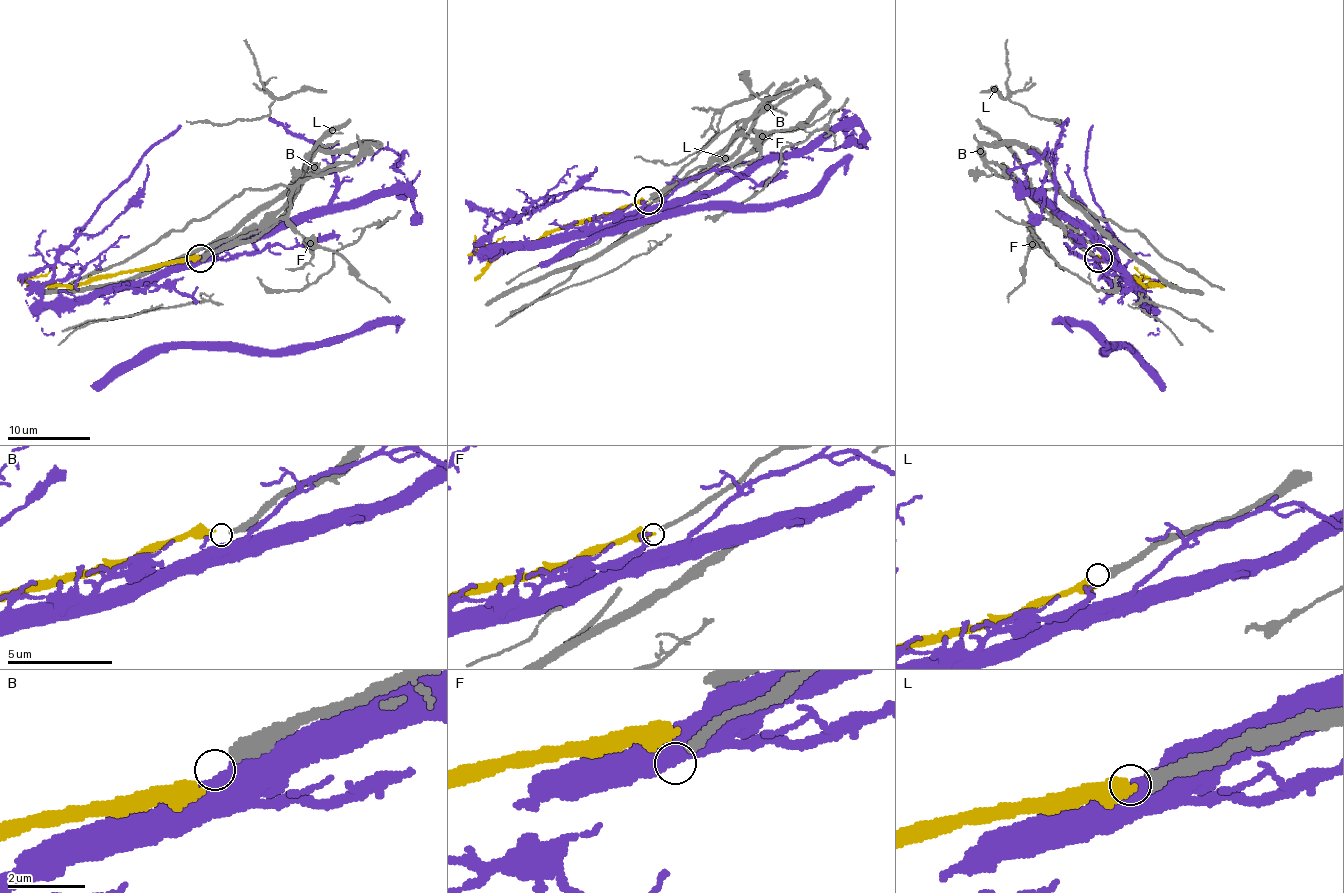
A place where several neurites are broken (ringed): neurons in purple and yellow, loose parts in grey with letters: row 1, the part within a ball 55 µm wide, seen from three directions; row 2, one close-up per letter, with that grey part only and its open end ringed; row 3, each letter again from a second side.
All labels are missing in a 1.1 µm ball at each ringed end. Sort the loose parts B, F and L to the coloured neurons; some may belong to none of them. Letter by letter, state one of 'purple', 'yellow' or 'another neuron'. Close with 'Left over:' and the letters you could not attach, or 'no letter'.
B: another neuron
F: another neuron
L: yellow
Left over: B, F

